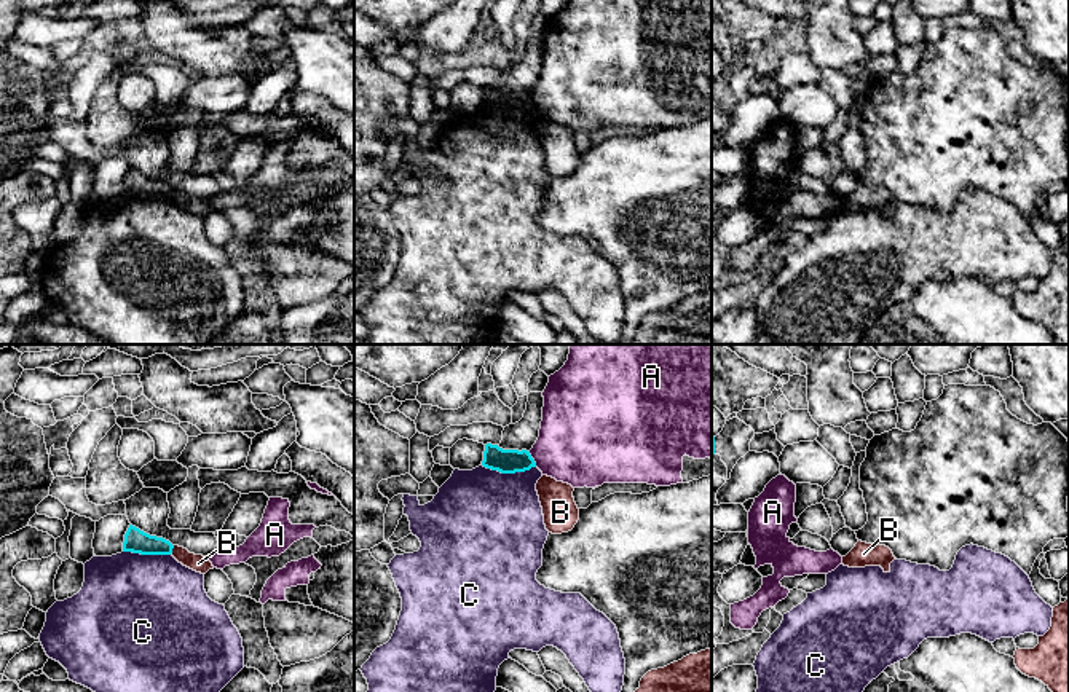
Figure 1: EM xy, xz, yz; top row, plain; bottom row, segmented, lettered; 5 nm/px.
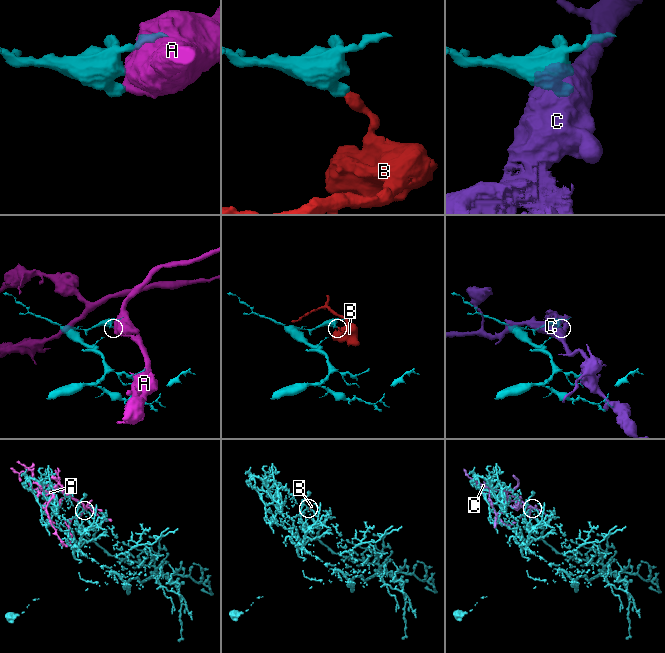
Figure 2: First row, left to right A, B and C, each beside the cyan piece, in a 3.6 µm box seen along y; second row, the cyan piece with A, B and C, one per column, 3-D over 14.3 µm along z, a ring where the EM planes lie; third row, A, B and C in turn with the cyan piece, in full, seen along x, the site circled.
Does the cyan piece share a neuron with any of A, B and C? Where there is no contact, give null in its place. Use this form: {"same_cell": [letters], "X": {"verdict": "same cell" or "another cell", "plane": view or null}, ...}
{"same_cell": [], "A": {"verdict": "another cell", "plane": "xz"}, "B": {"verdict": "another cell", "plane": "xy"}, "C": {"verdict": "another cell", "plane": "xz"}}

